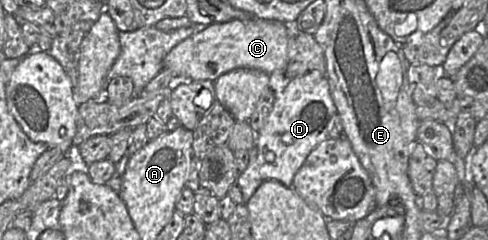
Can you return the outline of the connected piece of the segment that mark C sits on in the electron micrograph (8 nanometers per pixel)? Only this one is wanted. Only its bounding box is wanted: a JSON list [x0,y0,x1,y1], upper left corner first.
[163,17,293,82]

